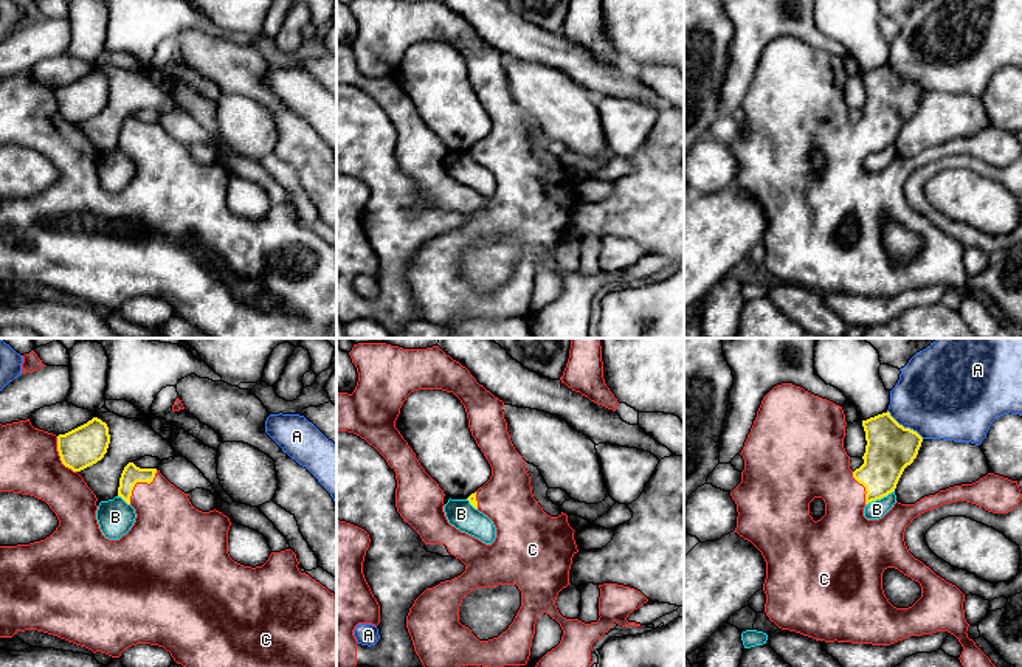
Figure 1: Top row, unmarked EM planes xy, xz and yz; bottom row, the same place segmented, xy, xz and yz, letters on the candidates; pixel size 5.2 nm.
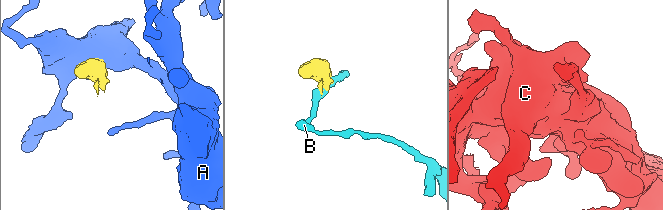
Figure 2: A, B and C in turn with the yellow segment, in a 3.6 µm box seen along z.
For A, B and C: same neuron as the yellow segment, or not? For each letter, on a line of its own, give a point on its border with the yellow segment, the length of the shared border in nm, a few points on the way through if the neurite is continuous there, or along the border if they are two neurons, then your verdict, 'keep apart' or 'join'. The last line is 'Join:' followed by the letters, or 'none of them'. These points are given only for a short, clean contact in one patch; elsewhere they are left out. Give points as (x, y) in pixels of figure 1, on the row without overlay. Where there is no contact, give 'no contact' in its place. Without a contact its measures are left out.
A: yz (903, 79) | 240 nm | keep apart
B: yz (880, 151) | 170 nm | along yz (894, 143), (866, 157) | keep apart
C: xy (138, 134) | 220 nm | join
Join: C

